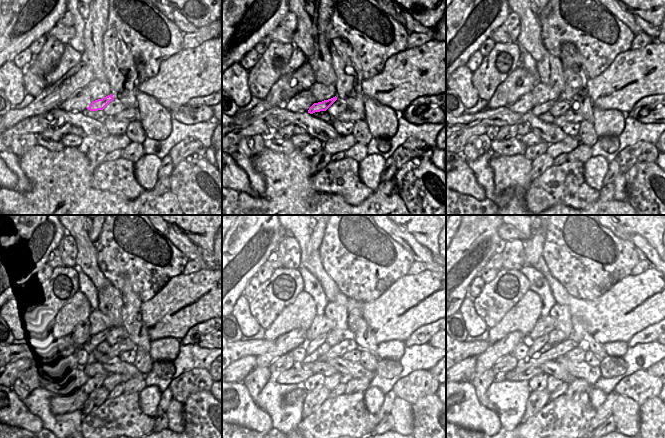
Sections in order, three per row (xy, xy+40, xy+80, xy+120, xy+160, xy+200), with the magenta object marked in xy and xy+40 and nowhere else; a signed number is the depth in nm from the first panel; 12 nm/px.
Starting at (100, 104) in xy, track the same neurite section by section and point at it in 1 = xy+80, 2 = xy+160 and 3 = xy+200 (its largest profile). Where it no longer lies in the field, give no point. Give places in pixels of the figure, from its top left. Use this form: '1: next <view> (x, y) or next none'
1: next xy+80 (539, 109)
2: next xy+160 (311, 346)
3: next xy+200 (535, 346)

